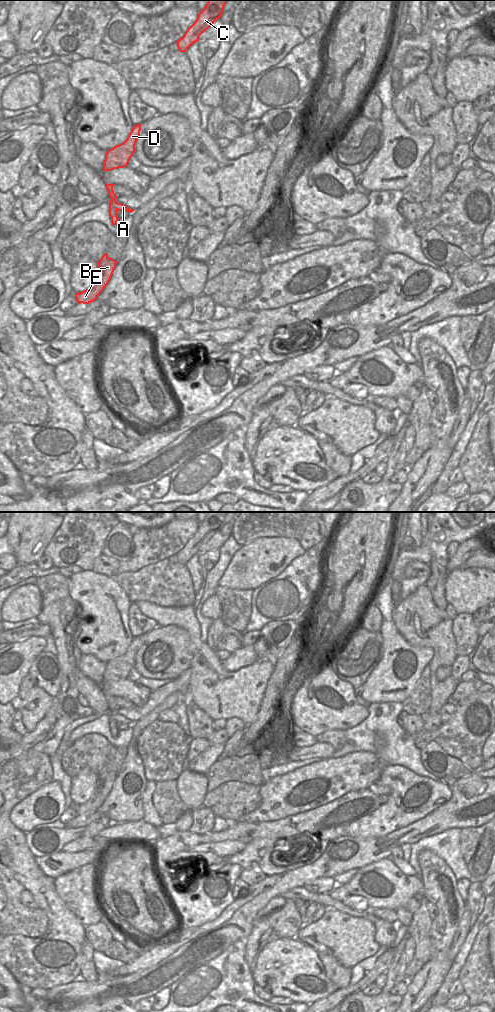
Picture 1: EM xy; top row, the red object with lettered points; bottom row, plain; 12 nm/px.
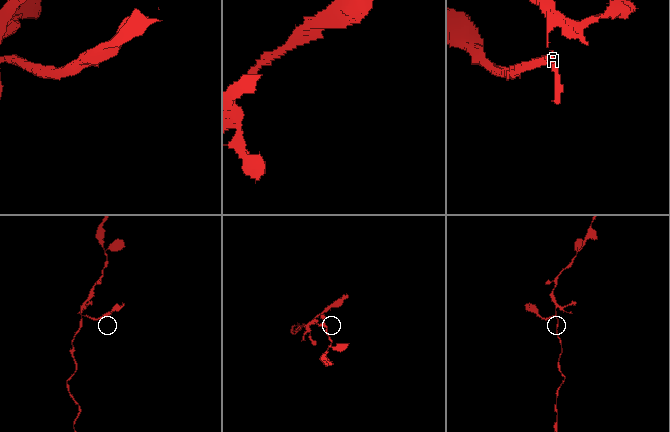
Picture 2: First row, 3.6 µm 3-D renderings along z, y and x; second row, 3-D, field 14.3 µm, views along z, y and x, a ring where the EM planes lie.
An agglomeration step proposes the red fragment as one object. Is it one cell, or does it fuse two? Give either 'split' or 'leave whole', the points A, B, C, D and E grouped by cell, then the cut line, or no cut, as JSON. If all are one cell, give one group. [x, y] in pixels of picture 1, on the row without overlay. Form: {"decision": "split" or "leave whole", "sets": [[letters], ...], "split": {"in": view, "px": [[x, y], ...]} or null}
{"decision": "split", "sets": [["A"], ["B", "C", "D", "E"]], "split": {"in": "xy", "px": [[115, 711], [113, 717], [117, 721]]}}

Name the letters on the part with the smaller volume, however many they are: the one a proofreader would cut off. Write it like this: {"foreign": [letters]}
{"foreign": ["A"]}

